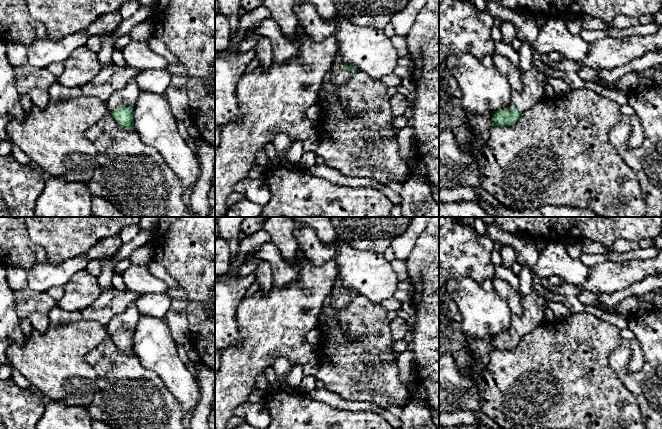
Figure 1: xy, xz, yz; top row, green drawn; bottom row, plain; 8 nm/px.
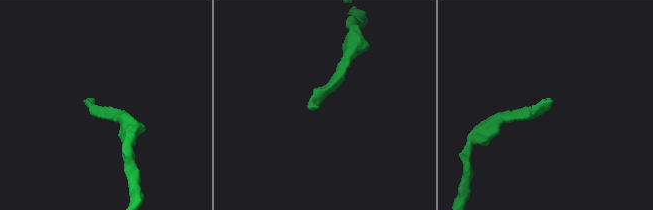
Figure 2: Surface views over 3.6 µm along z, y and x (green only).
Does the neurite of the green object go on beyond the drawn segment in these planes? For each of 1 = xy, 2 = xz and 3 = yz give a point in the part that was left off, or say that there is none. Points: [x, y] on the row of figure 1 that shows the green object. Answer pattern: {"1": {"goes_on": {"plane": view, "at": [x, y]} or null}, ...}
{"1": {"goes_on": {"plane": "xy", "at": [125, 97]}}, "2": {"goes_on": {"plane": "xz", "at": [340, 77]}}, "3": {"goes_on": {"plane": "yz", "at": [533, 81]}}}

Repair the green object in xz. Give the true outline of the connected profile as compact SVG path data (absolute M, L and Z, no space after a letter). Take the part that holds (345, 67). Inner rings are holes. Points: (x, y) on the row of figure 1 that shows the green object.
M337 56L330 70L333 75L333 83L336 86L344 85L355 71L356 68L344 64L341 57Z

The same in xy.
M130 79L124 88L114 92L107 100L107 109L115 121L127 130L134 130L131 105L137 98L136 79Z

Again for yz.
M531 67L521 76L522 90L513 90L507 109L501 109L493 115L492 127L516 124L523 111L533 107L544 97L546 81L550 76L535 67Z

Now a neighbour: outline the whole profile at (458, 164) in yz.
M466 112L465 123L473 134L472 141L467 145L460 145L451 130L439 132L439 190L479 186L481 168L478 163L478 152L485 147L489 139L493 115L494 113L474 115Z

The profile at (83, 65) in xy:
M86 46L76 48L63 63L64 71L56 81L65 88L86 85L102 70L97 53Z

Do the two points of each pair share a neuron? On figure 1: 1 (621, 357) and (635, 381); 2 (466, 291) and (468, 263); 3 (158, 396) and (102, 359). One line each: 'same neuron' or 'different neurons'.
1: same neuron
2: different neurons
3: same neuron

